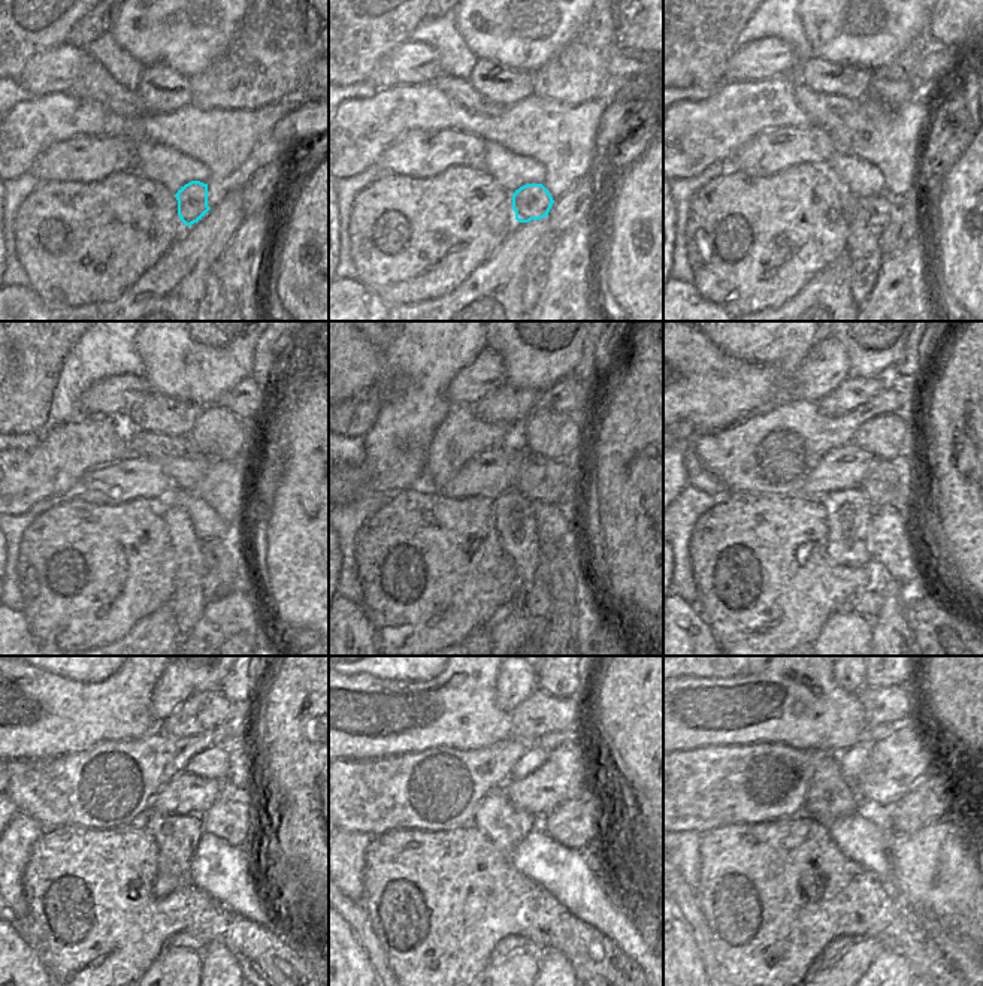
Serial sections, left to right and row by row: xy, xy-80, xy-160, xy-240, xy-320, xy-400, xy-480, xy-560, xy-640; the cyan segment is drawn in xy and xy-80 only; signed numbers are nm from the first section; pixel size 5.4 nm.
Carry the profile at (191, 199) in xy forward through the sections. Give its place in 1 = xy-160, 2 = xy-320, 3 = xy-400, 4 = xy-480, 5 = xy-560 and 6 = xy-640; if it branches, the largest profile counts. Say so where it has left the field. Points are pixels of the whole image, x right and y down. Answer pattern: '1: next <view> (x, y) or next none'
1: next xy-160 (876, 209)
2: next xy-320 (560, 566)
3: next xy-400 (891, 625)
4: next xy-480 (217, 959)
5: next xy-560 (552, 959)
6: next xy-640 (886, 959)

